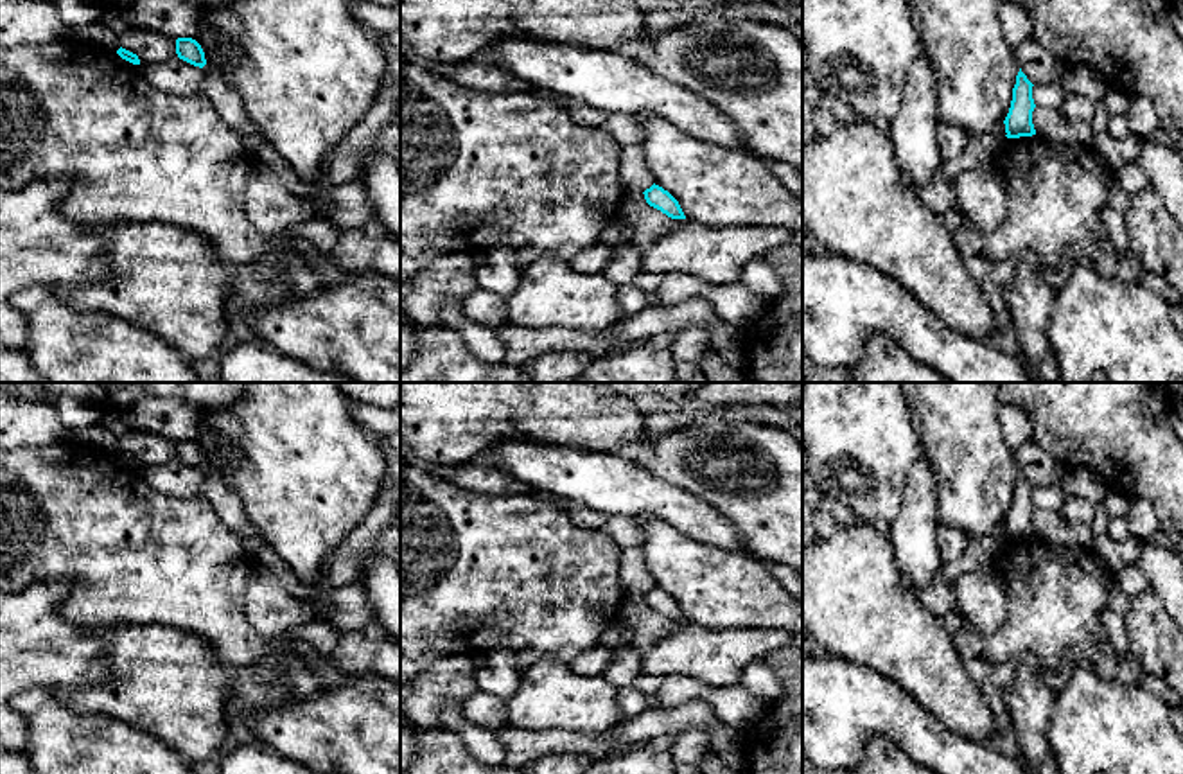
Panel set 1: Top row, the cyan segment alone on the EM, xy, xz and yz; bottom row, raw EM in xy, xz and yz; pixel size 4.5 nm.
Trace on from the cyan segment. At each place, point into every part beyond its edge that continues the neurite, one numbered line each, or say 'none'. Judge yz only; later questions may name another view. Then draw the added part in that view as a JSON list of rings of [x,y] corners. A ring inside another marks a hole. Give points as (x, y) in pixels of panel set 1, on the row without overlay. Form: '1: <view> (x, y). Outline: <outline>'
none

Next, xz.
none

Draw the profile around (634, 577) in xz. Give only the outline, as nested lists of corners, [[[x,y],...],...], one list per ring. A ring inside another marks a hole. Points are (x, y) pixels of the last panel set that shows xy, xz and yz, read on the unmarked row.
[[[641,546],[623,550],[619,564],[619,584],[627,594],[644,594],[653,587]]]

